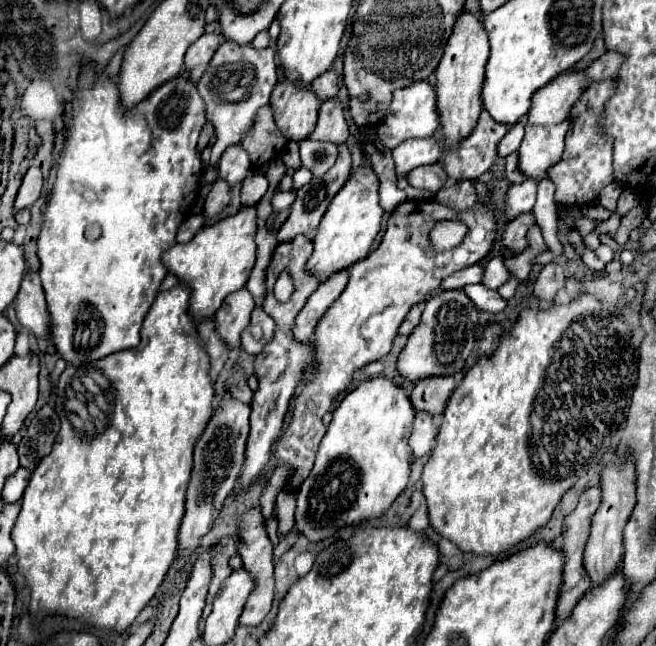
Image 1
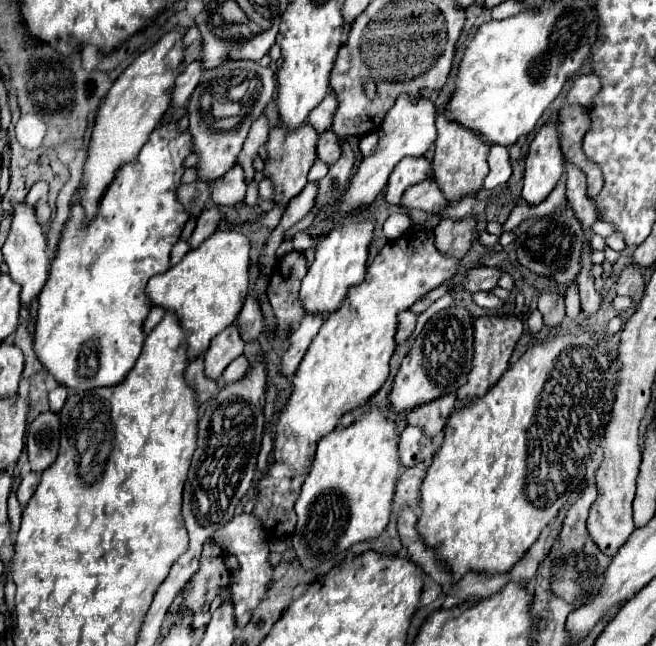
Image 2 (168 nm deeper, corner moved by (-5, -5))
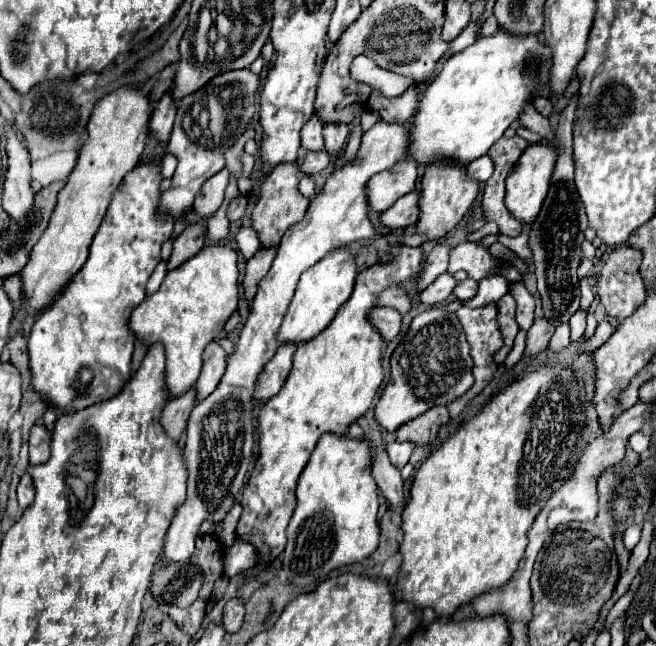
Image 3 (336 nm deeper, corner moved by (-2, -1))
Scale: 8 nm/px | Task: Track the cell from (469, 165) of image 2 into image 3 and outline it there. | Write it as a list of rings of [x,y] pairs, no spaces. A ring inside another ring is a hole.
[[[434,163],[426,167],[420,191],[420,217],[416,223],[416,233],[424,233],[426,241],[444,239],[468,213],[472,201],[478,195],[478,181],[466,175],[466,169],[454,163]]]

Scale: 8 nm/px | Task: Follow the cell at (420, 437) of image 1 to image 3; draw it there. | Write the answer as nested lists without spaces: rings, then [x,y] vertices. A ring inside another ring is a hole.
[[[398,441],[390,443],[390,445],[388,445],[388,455],[390,455],[392,465],[394,465],[396,469],[402,469],[402,467],[408,463],[408,459],[410,459],[412,449],[414,449],[412,443],[398,443]]]

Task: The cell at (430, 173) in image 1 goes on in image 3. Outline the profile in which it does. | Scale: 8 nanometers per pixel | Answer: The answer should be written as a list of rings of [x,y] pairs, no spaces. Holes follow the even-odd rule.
[[[412,191],[396,201],[388,211],[380,215],[380,221],[388,229],[404,229],[418,221],[418,193]]]

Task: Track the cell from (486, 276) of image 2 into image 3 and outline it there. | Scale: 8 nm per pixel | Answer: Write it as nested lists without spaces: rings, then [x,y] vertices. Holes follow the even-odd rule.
[[[442,273],[428,289],[424,289],[420,293],[420,303],[424,303],[424,305],[442,303],[444,299],[448,299],[448,295],[452,293],[454,285],[456,285],[456,279],[450,273]]]

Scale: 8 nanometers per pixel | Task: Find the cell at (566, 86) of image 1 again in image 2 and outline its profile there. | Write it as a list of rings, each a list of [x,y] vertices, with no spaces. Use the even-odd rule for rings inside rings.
[[[553,119],[541,125],[541,129],[537,131],[535,139],[529,145],[521,197],[531,205],[541,203],[555,189],[563,173],[565,157],[561,151],[559,125]]]

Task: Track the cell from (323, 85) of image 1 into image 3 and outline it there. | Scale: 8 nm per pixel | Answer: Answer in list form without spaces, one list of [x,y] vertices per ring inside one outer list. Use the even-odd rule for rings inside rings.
[[[312,115],[310,121],[302,127],[302,149],[306,149],[306,151],[326,151],[324,139],[322,139],[322,129],[324,129],[324,123],[320,121],[320,117]]]

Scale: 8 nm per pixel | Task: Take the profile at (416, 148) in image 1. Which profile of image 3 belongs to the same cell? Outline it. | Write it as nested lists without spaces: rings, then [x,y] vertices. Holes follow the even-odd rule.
[[[400,161],[392,169],[376,173],[366,185],[368,207],[372,211],[386,211],[394,205],[396,199],[410,193],[416,185],[416,163],[414,161]]]

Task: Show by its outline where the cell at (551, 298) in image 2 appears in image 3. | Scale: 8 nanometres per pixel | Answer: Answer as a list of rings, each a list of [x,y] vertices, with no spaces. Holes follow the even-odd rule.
[[[544,317],[540,321],[534,321],[534,325],[530,327],[528,335],[526,335],[526,349],[524,349],[524,357],[536,357],[540,351],[544,351],[548,347],[548,341],[554,333],[554,327],[548,325],[544,321]]]

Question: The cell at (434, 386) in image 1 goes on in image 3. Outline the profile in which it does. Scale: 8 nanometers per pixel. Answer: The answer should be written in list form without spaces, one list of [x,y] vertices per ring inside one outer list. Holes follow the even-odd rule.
[[[446,407],[430,409],[428,413],[404,423],[396,431],[396,441],[410,441],[414,445],[428,445],[428,443],[436,441],[438,429],[442,425],[446,425],[448,421],[450,421],[450,417],[448,417],[448,409]]]

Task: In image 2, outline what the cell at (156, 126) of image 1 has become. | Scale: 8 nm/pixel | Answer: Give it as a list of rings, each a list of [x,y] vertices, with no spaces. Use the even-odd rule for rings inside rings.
[[[173,121],[165,123],[165,125],[159,125],[159,133],[155,131],[153,139],[149,141],[149,163],[139,163],[139,161],[125,163],[123,169],[119,169],[115,179],[105,189],[105,193],[99,201],[99,207],[97,207],[97,215],[91,221],[85,221],[83,205],[79,205],[79,197],[75,193],[75,199],[71,201],[71,215],[69,215],[69,219],[67,219],[67,223],[61,231],[61,239],[59,239],[59,245],[57,245],[55,259],[51,261],[49,281],[47,281],[43,293],[39,295],[39,317],[37,317],[37,325],[35,325],[35,353],[37,353],[39,361],[43,363],[43,367],[57,379],[57,383],[61,383],[61,385],[65,383],[67,387],[71,387],[75,391],[87,391],[87,389],[95,389],[95,387],[103,387],[103,385],[115,385],[115,383],[123,381],[123,377],[131,371],[137,357],[141,355],[141,349],[143,349],[143,343],[145,343],[145,337],[147,337],[145,331],[143,331],[143,323],[145,323],[145,319],[149,315],[149,309],[151,309],[149,297],[145,295],[147,281],[149,281],[151,275],[163,273],[171,267],[171,263],[169,263],[171,249],[179,241],[181,231],[183,231],[183,227],[189,219],[189,211],[183,209],[181,201],[177,199],[177,187],[181,185],[181,177],[185,173],[185,157],[191,155],[191,151],[193,151],[191,145],[193,145],[193,139],[191,139],[189,129],[181,131],[179,123],[173,123]]]

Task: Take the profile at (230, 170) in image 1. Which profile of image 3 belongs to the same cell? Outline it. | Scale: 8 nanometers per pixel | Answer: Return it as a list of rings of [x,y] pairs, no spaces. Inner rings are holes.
[[[222,169],[220,173],[216,173],[214,177],[210,177],[198,191],[192,209],[200,215],[200,217],[210,217],[216,213],[216,209],[222,205],[224,199],[224,189],[228,185],[228,169]]]

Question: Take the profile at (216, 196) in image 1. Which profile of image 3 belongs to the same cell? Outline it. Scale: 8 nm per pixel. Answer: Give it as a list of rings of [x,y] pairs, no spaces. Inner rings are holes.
[[[200,225],[186,227],[174,241],[172,255],[168,259],[168,271],[180,267],[192,255],[196,255],[204,247],[204,229]]]

